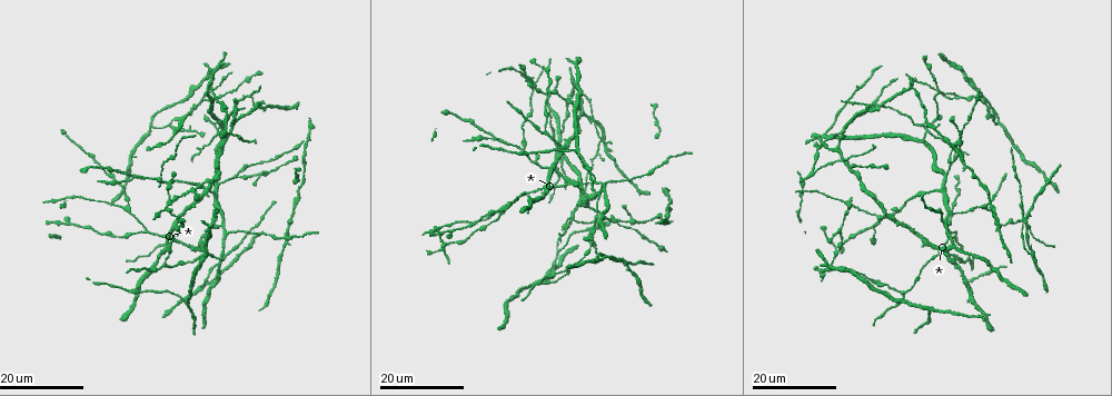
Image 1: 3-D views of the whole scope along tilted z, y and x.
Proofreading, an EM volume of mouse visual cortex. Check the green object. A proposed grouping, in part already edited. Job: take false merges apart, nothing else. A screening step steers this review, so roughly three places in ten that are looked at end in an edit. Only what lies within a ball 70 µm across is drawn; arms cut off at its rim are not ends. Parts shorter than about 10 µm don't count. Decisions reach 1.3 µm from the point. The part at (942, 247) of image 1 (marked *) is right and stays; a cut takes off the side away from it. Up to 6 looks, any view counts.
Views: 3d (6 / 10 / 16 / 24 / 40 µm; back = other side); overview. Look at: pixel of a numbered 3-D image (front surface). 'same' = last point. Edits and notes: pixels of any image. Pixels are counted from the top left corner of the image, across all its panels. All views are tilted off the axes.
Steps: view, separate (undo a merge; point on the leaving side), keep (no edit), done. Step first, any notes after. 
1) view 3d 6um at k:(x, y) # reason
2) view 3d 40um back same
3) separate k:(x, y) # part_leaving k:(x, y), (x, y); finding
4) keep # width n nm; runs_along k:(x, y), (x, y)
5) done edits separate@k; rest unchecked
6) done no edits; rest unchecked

view 3d 16um at 1:(123, 209)

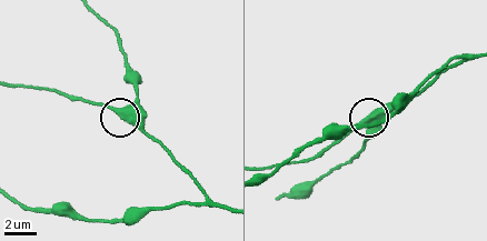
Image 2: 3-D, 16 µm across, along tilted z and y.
view 3d 6um at 2:(122, 109)

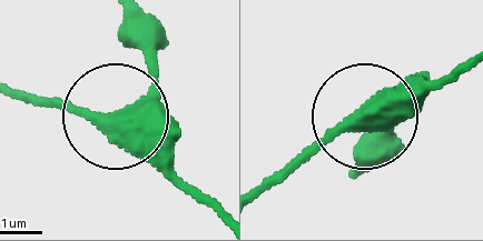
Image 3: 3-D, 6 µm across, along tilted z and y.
keep # runs_along 3:(217, 207), (130, 119), (12, 92); continuous, no second cell

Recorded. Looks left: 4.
view 3d 16um at 1:(238, 177) # three-way junction

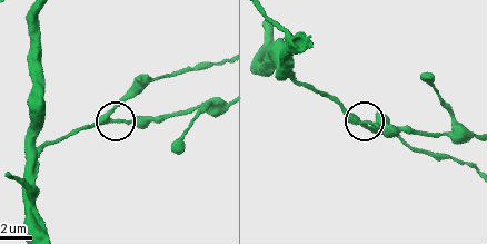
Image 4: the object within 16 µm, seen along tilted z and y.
view 3d 6um at 4:(355, 123)

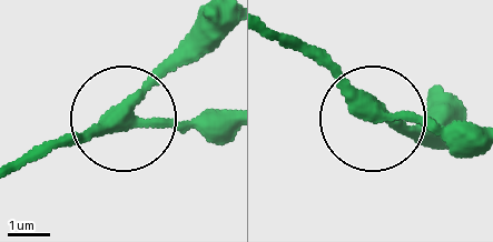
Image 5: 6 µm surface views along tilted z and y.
keep # runs_along 5:(17, 167), (124, 114), (224, 132); one cell here

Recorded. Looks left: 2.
view 3d 24um at 1:(106, 174) # thick turns thin

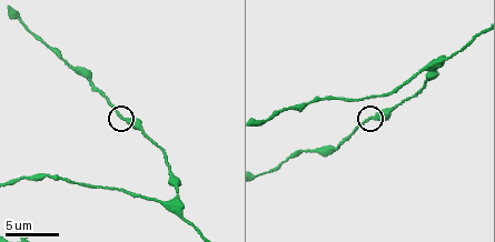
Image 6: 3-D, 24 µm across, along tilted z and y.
view 3d 6um at 6:(375, 116)

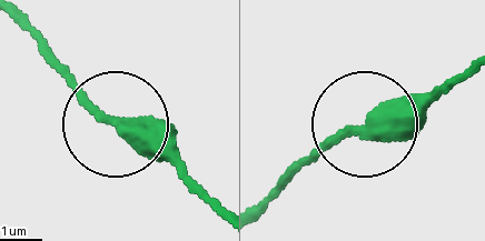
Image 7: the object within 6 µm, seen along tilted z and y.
keep # runs_along 7:(215, 197), (105, 114), (42, 52); continuous, no second cell

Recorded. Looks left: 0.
done no edits; rest unchecked

